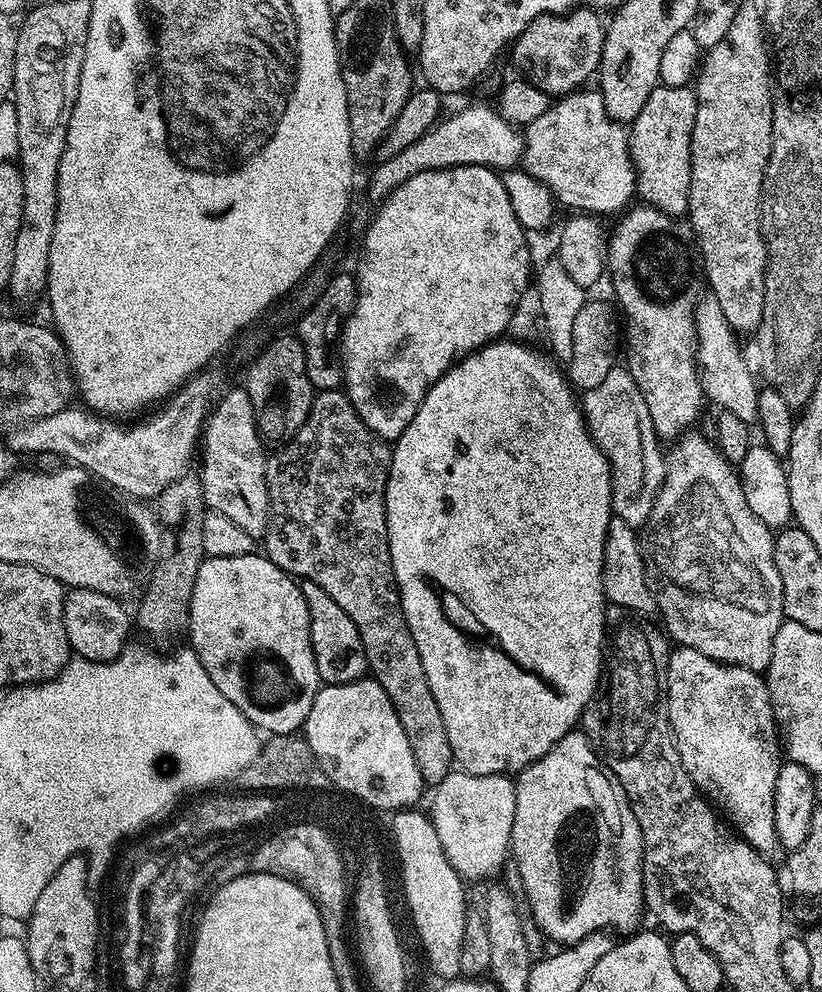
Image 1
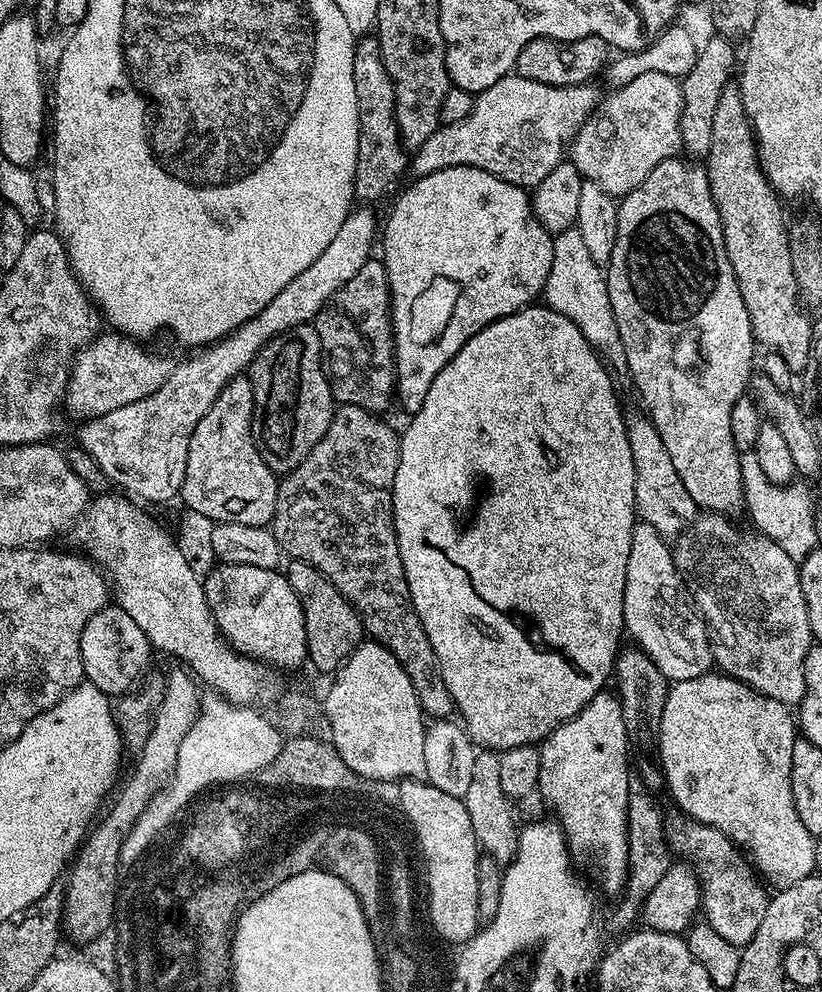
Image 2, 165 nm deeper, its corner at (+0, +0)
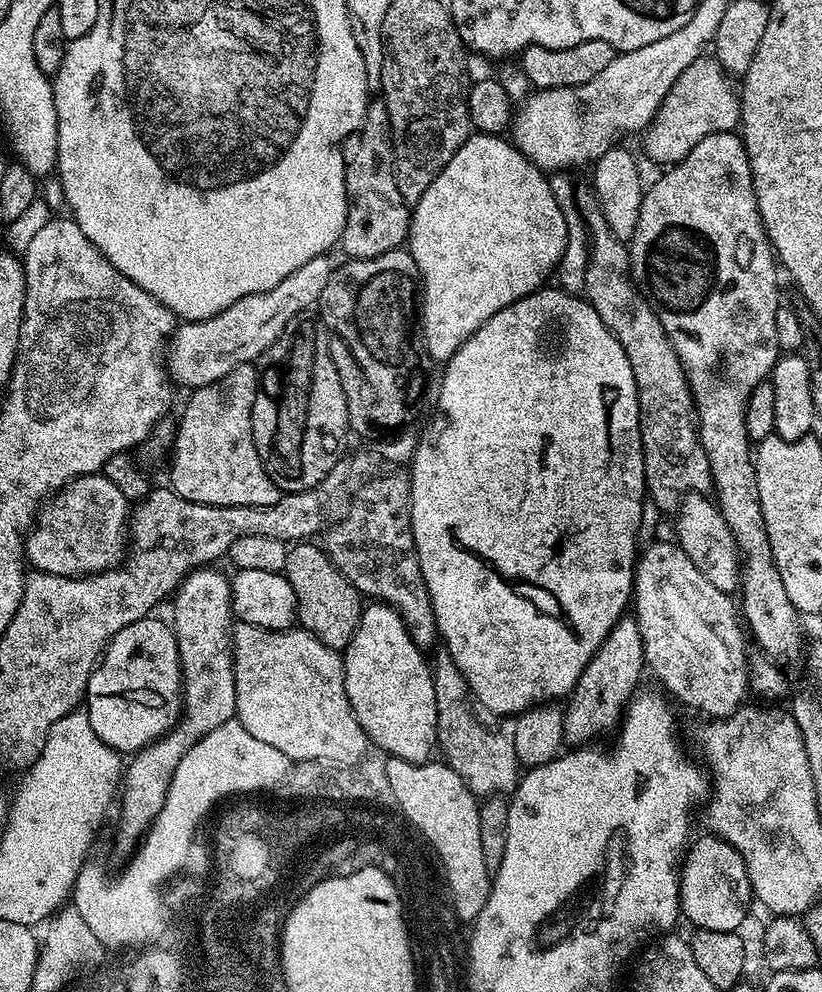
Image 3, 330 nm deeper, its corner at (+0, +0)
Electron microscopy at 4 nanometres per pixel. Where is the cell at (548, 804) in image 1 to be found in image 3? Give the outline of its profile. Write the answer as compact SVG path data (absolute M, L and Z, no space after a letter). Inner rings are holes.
M625 614L606 634L602 646L598 646L594 658L590 658L586 670L582 670L582 678L578 678L574 690L567 697L564 708L565 741L572 746L584 746L595 741L592 739L599 732L615 729L637 689L640 675L645 675L645 672L644 643L638 622L635 615Z

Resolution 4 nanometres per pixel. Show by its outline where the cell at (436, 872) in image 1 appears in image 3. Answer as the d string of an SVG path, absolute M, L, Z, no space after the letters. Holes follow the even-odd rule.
M388 756L384 760L384 776L389 779L402 810L406 810L407 816L412 816L413 822L420 824L423 832L428 832L450 862L458 920L474 922L482 914L482 906L486 906L490 887L490 874L482 858L482 841L478 835L480 806L466 782L462 782L448 763L432 763L415 764L397 756Z

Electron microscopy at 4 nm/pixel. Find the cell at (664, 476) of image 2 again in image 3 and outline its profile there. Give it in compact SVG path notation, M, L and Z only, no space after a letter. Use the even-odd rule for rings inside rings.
M690 492L681 499L675 516L675 543L680 545L681 550L690 558L690 562L694 562L694 566L698 566L698 570L706 574L706 578L710 578L714 586L718 586L718 590L729 594L735 593L740 587L742 557L734 534L730 526L726 526L726 518L722 518L719 507L707 495Z

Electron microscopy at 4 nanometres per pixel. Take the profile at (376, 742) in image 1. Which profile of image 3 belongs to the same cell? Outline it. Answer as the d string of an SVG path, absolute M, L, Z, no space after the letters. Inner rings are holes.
M372 602L360 613L354 638L343 649L346 698L369 741L388 756L425 763L437 747L436 695L430 660L410 638L402 618L388 604Z

